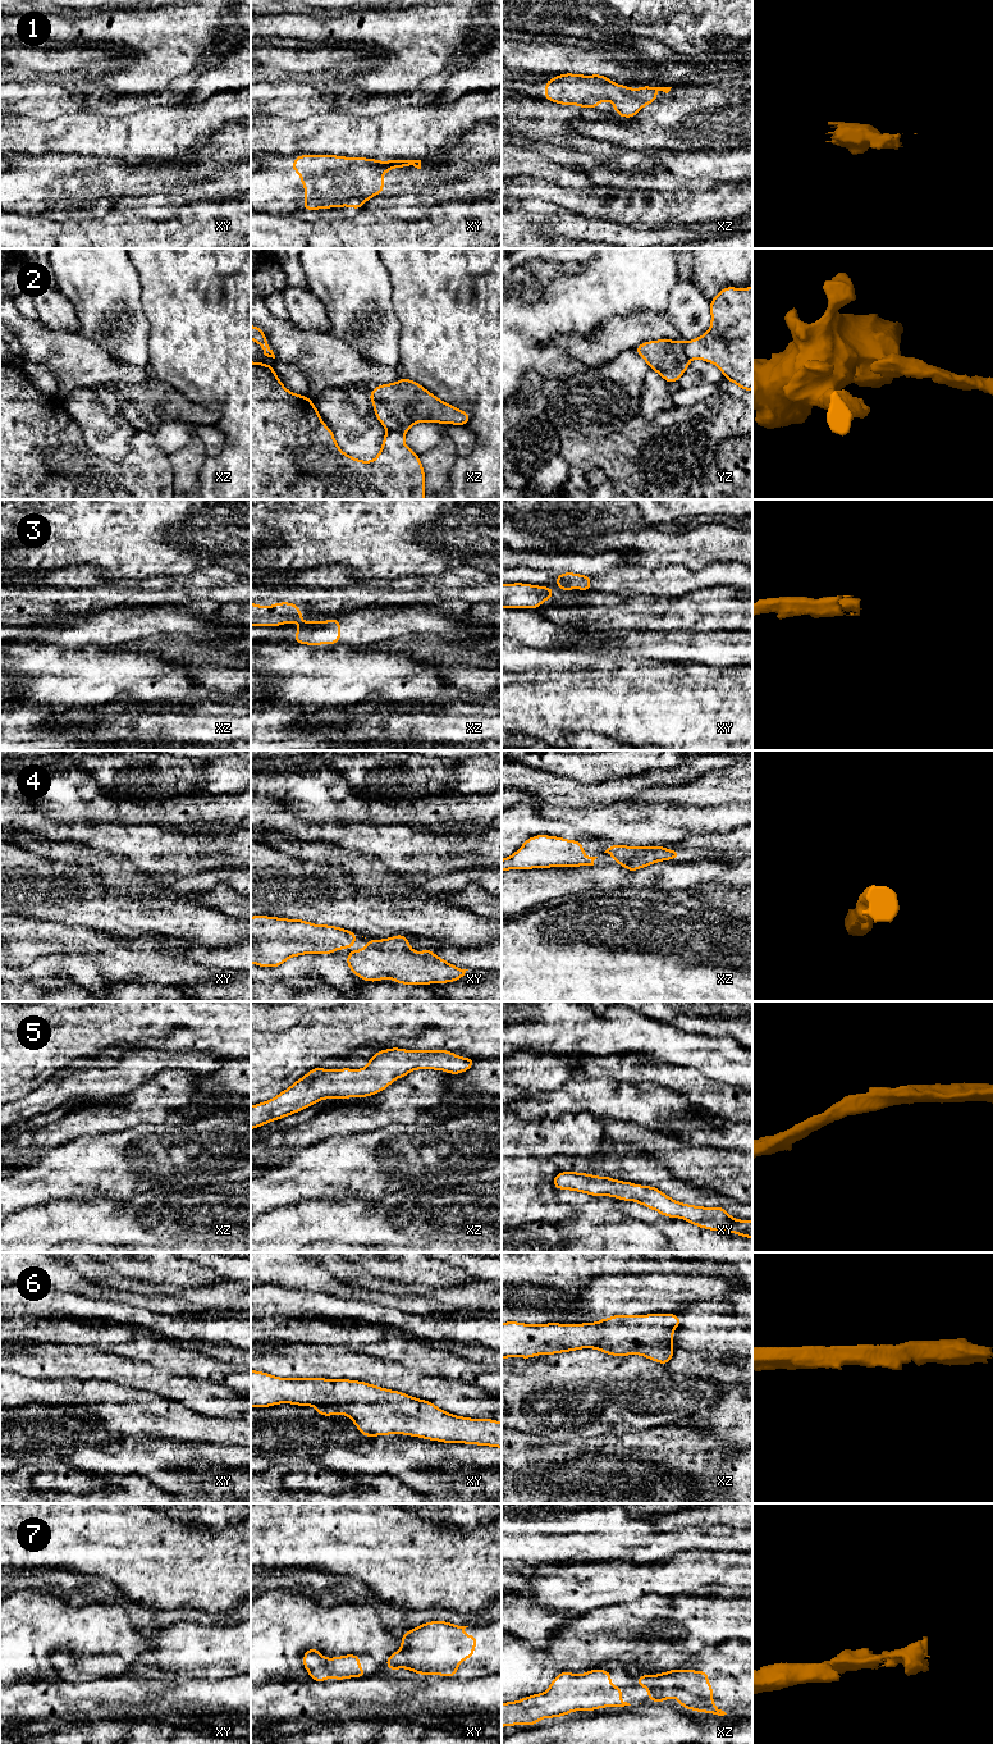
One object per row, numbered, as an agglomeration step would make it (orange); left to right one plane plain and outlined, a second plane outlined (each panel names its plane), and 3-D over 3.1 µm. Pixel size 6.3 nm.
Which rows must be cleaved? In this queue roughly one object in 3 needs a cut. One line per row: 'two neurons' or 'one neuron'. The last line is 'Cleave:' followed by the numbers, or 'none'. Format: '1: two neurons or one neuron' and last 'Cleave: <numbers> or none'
1: one neuron
2: two neurons
3: two neurons
4: one neuron
5: one neuron
6: one neuron
7: one neuron
Cleave: 2, 3

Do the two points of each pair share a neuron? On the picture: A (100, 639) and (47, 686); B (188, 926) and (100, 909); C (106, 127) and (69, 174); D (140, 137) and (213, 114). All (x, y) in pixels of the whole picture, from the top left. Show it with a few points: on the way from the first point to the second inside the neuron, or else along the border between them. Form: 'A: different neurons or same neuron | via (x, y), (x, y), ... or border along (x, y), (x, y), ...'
A: different neurons | border along (96, 647), (105, 648)
B: same neuron | via (166, 922), (131, 922), (122, 920)
C: different neurons | border along (54, 155), (114, 158)
D: same neuron | via (158, 131), (178, 131), (195, 124)

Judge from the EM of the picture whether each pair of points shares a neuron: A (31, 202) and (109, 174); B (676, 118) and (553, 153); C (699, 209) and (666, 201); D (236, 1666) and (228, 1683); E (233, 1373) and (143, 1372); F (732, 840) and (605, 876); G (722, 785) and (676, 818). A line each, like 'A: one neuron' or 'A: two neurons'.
A: one neuron
B: two neurons
C: one neuron
D: two neurons
E: two neurons
F: two neurons
G: two neurons

